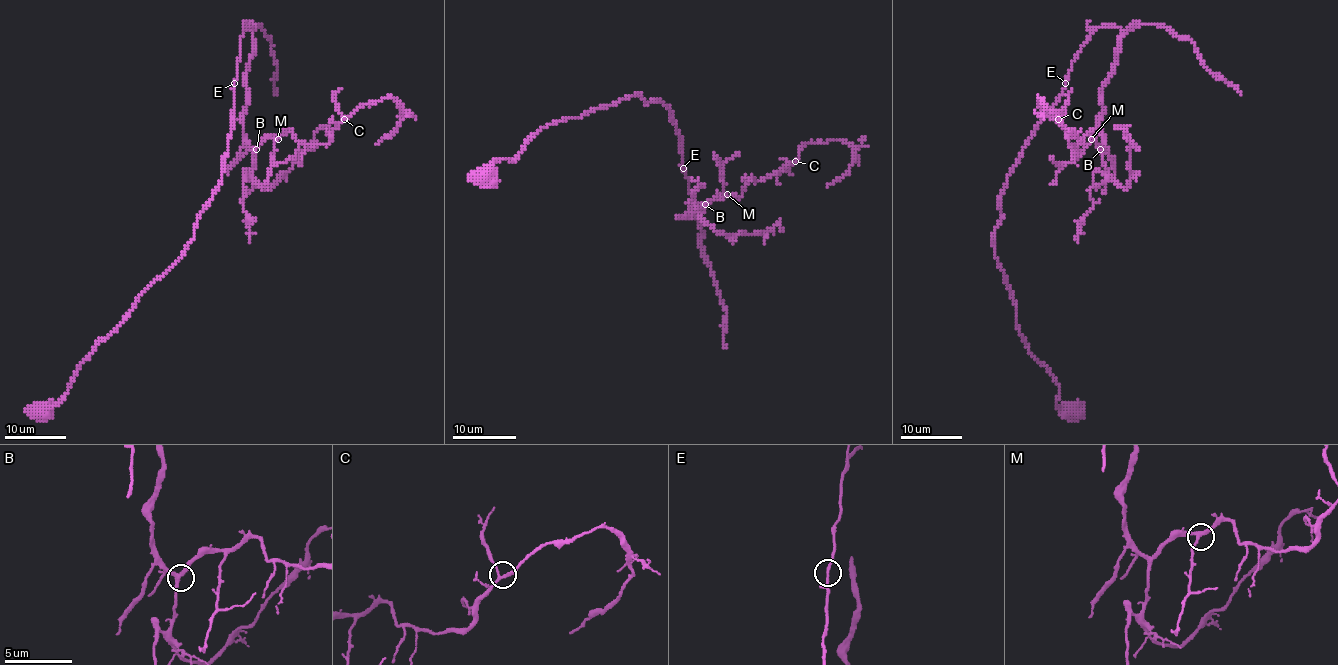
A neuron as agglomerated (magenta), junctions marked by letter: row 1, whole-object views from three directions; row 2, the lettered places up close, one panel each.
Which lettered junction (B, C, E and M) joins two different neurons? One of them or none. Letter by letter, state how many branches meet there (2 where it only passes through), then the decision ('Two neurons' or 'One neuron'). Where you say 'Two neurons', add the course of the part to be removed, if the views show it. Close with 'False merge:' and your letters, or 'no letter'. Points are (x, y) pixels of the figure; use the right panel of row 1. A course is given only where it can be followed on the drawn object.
B: Branches: 3. One neuron
C: Branches: 3. One neuron
E: Branches: 2. One neuron
M: Branches: 3. One neuron
False merge: no letter

